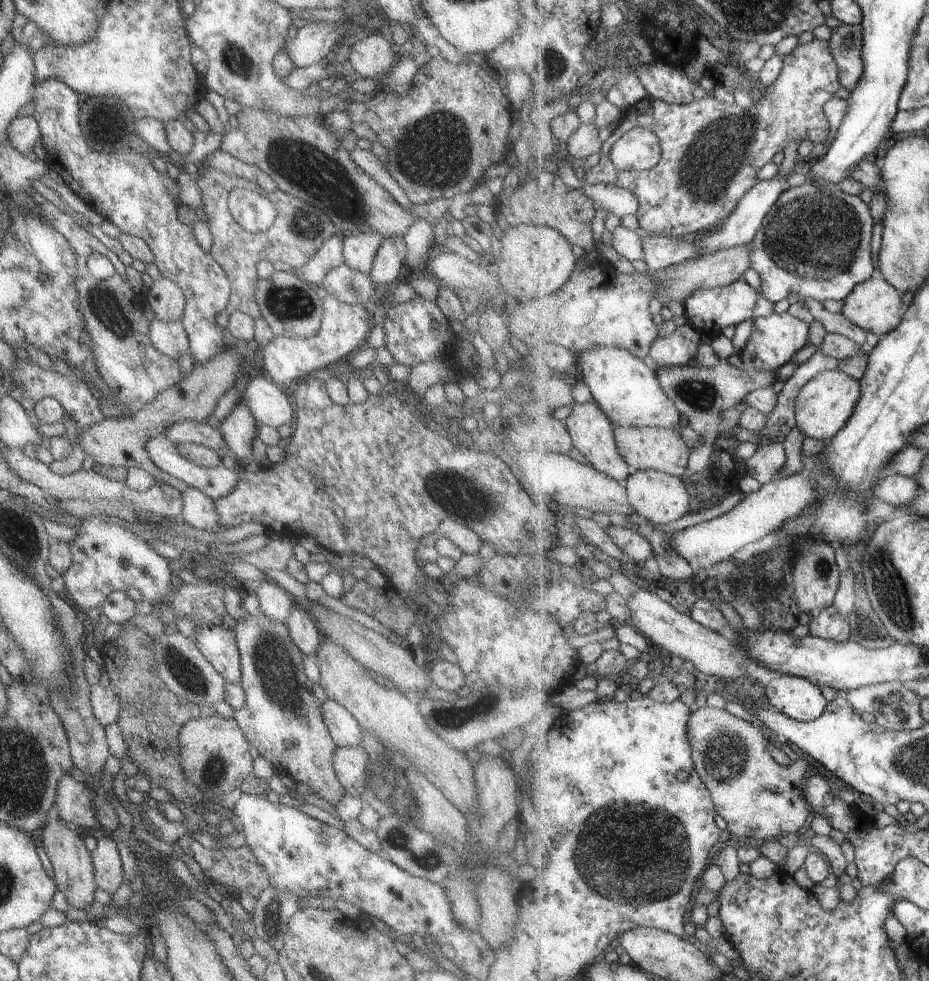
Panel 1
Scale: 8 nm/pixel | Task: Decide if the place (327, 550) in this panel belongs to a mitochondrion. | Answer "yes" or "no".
no

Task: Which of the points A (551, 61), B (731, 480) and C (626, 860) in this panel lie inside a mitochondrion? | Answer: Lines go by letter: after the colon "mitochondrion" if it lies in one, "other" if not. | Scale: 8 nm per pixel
A: mitochondrion
B: other
C: mitochondrion

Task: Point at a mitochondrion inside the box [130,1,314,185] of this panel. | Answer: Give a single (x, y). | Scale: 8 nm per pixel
(234, 57)

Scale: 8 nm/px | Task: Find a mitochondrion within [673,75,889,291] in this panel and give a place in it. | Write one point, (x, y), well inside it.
(817, 239)

